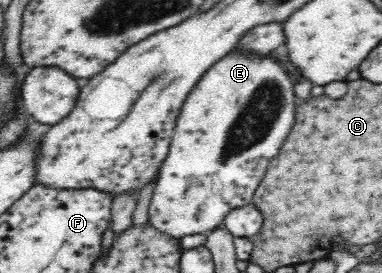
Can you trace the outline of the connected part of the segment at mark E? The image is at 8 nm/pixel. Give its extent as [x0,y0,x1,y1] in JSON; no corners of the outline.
[149,48,297,239]

